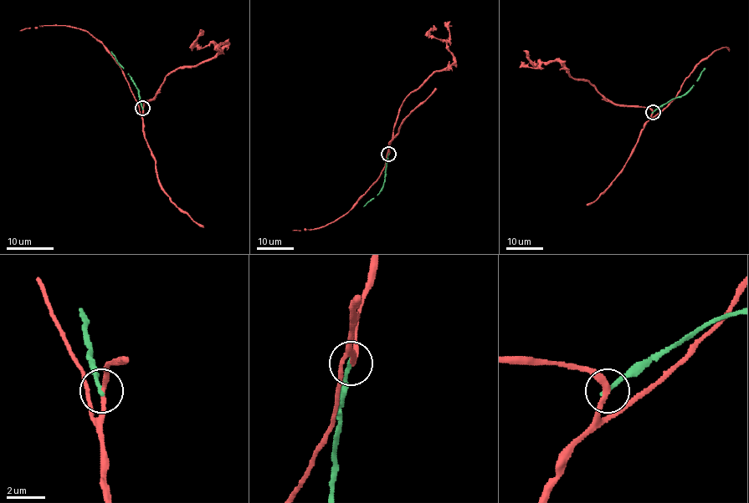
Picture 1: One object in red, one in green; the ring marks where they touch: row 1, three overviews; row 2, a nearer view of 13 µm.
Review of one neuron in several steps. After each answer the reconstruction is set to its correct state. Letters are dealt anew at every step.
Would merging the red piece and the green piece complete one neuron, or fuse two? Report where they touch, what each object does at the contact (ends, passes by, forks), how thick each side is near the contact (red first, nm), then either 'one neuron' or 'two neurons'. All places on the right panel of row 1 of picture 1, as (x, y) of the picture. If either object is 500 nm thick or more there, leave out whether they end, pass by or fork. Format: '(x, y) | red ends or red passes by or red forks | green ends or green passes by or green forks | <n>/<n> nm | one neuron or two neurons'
(653, 112) | red passes by | green ends | 240/240 nm | two neurons

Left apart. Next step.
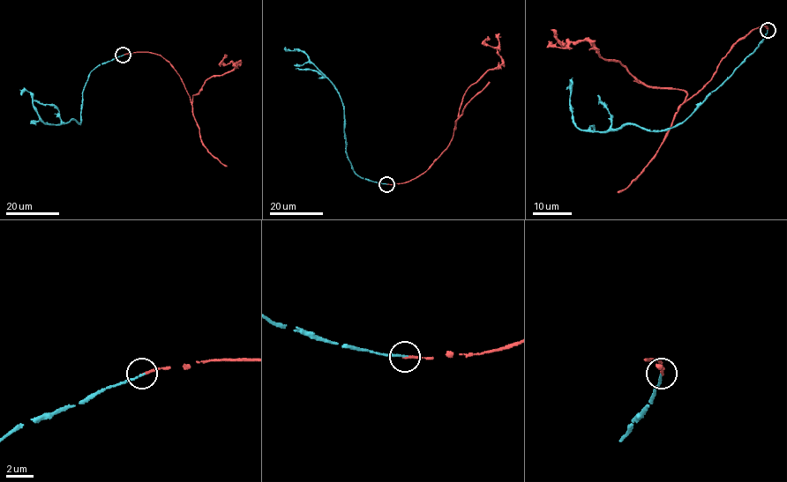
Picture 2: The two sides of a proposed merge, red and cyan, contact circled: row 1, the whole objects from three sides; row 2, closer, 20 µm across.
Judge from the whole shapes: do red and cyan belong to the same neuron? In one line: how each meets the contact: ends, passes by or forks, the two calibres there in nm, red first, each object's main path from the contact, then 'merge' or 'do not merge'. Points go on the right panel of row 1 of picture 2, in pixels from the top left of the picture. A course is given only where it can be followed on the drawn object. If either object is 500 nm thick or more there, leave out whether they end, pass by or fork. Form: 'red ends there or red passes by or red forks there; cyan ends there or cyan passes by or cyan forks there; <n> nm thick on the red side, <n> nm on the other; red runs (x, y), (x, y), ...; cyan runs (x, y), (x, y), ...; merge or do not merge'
red ends there; cyan ends there; 180 nm thick on the red side, 130 nm on the other; red runs (768, 29), (736, 43), (687, 100), (684, 91), (641, 84), (591, 42), (564, 44), (551, 29); cyan runs (768, 29), (683, 122), (660, 130), (634, 124), (580, 129), (570, 103), (572, 82), (565, 89); merge

